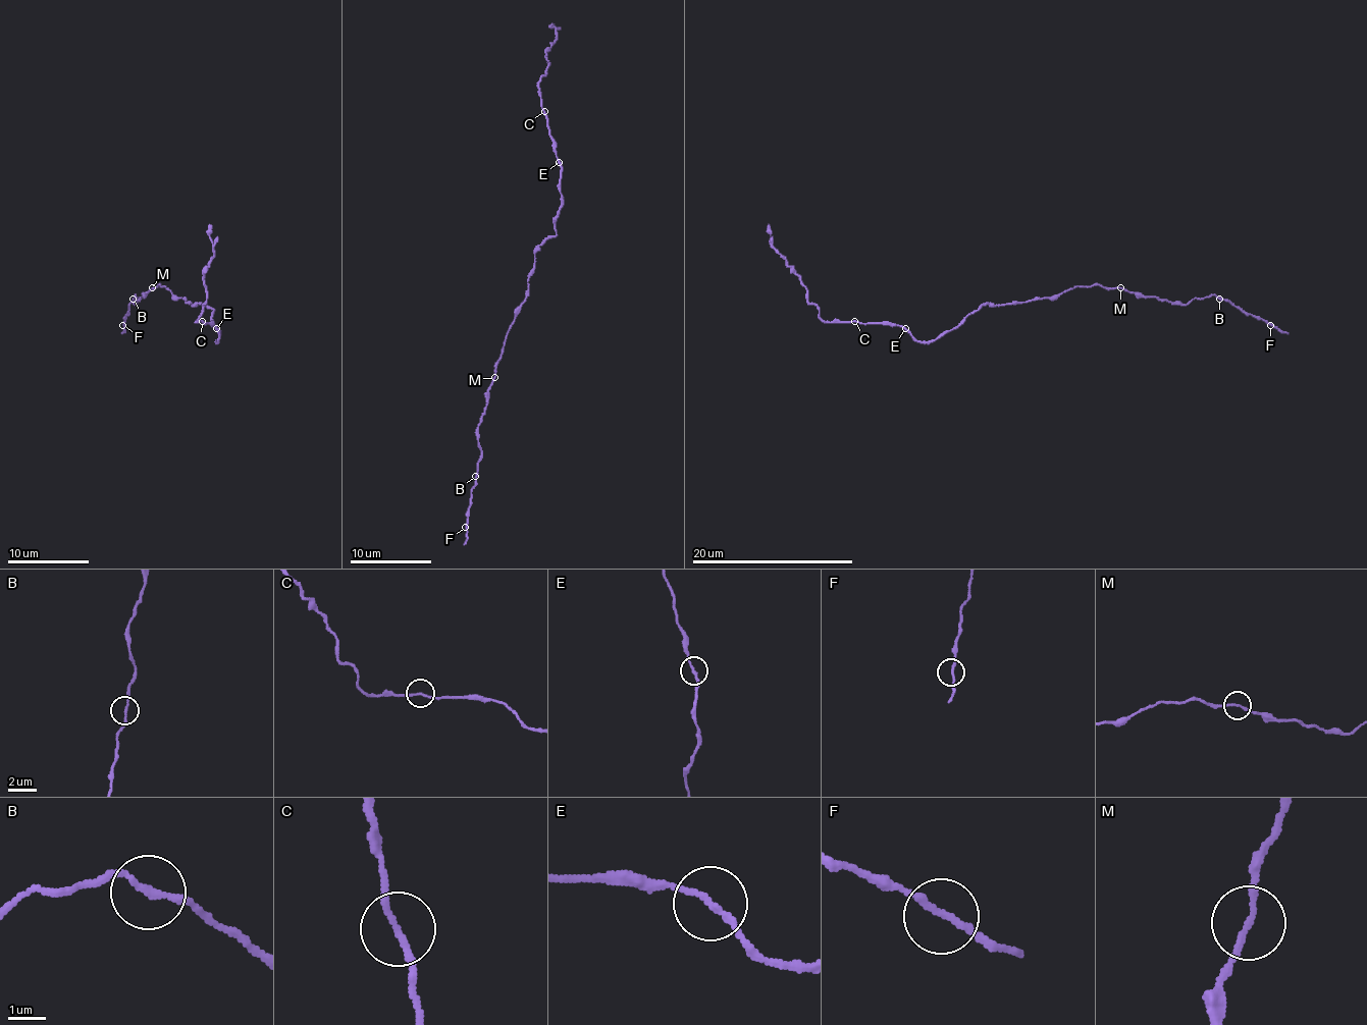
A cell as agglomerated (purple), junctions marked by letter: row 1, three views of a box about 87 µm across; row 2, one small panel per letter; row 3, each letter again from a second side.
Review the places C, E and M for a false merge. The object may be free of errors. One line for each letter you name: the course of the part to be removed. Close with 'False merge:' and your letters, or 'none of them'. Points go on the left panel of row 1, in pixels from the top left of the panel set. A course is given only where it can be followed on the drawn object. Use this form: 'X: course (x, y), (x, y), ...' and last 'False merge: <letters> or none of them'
False merge: none of them

